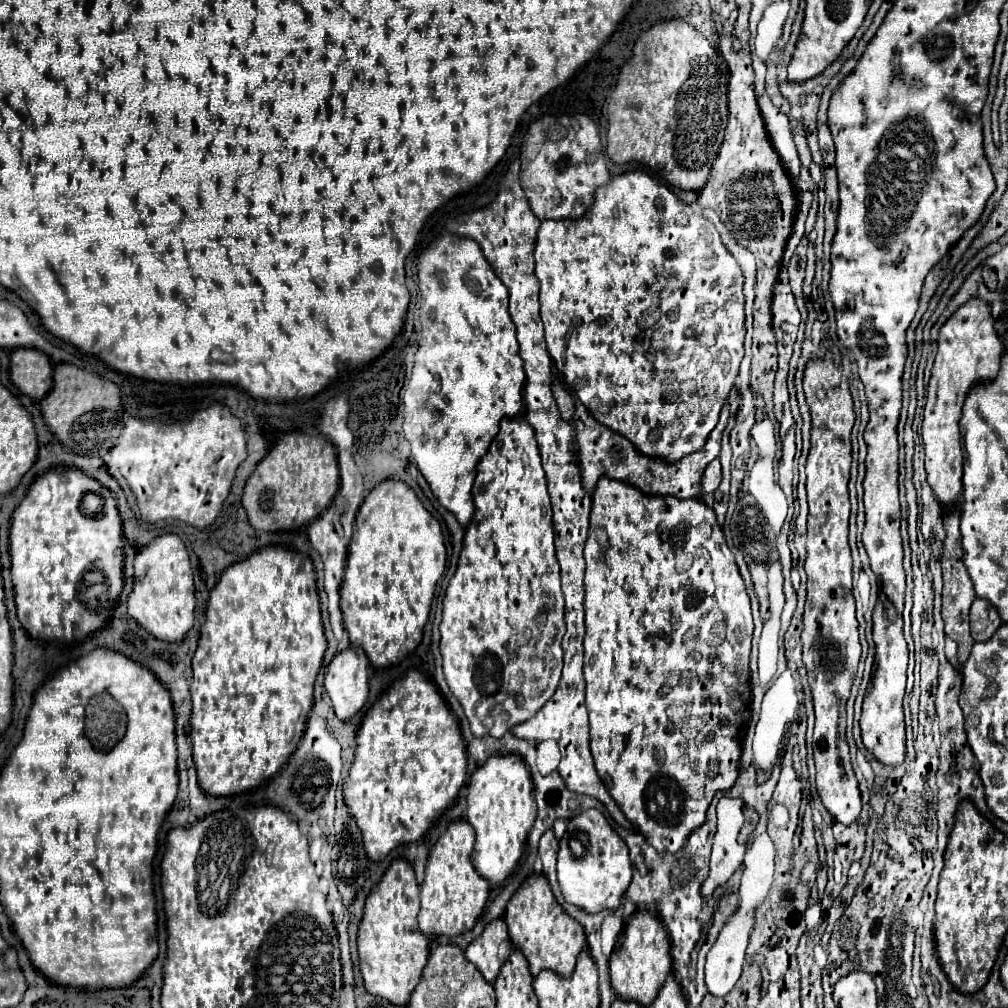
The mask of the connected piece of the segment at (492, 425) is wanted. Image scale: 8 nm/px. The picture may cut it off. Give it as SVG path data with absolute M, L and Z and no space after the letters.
M444 234L440 236L436 242L432 242L430 250L424 250L422 256L418 258L418 288L420 288L420 324L422 324L422 340L416 352L416 360L414 360L414 372L408 384L408 390L404 392L404 424L406 424L406 432L416 436L416 446L410 446L414 464L418 466L418 470L422 472L422 476L426 478L426 482L430 484L432 494L436 496L436 500L456 516L456 520L462 526L468 526L474 514L474 500L472 500L472 484L476 478L476 466L480 462L480 458L488 452L488 446L492 442L492 438L498 434L500 430L500 420L502 418L516 418L522 412L522 388L524 388L524 366L522 366L522 358L518 354L518 340L516 340L516 328L514 322L510 320L508 314L508 290L506 286L498 280L498 276L494 274L494 270L490 268L490 264L486 262L486 258L482 256L482 250L478 248L478 244L474 244L474 240L466 240L466 238L458 238L454 234Z

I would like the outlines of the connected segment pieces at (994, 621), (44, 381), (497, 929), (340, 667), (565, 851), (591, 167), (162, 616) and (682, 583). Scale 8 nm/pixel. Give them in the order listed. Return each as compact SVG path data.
M974 600L974 604L970 606L970 634L976 642L990 640L990 636L1000 628L1000 624L1002 620L988 600Z
M14 348L10 354L10 380L22 394L40 400L52 388L52 364L40 350Z
M502 918L492 920L484 932L466 948L466 958L480 970L486 982L494 982L502 964L510 956L512 944Z
M348 648L334 656L326 670L324 688L340 720L350 720L368 700L368 656Z
M586 810L568 822L568 830L560 840L558 850L558 884L568 904L574 904L590 914L602 910L618 910L622 896L632 880L632 862L626 842L612 830L608 820L598 810Z
M564 114L564 116L544 116L540 120L536 120L524 140L522 140L522 148L520 148L520 160L522 160L522 170L520 170L520 184L522 190L530 202L530 210L534 212L534 216L538 220L578 220L582 218L588 208L594 202L594 192L598 186L604 186L610 182L610 172L606 168L606 156L602 152L602 144L600 144L600 134L596 124L586 116L586 114Z
M176 534L158 536L152 544L138 550L134 570L134 590L128 598L130 616L158 640L182 642L188 630L194 626L196 608L192 566L184 542Z
M602 476L602 480L598 482L598 488L594 492L592 498L592 514L590 514L590 530L588 530L588 542L584 548L584 558L586 558L586 574L584 574L584 586L586 586L586 600L584 600L584 608L586 608L586 636L584 636L584 676L586 676L586 708L590 714L590 752L594 758L594 766L596 772L602 780L602 784L606 786L608 794L614 798L614 802L620 806L620 810L624 812L624 816L646 836L648 844L652 844L658 854L674 854L680 848L684 848L688 836L700 828L706 822L706 812L708 806L714 798L716 792L724 792L730 790L740 774L740 756L742 756L742 740L750 722L750 704L752 704L752 696L750 696L750 646L752 646L752 630L754 630L754 622L752 622L752 612L750 612L750 598L746 594L744 588L744 580L738 572L734 554L728 550L722 528L716 522L714 510L708 508L706 504L694 504L694 500L670 500L670 496L642 496L642 492L636 492L636 488L630 488L630 484L620 482L620 480L610 480L606 476Z

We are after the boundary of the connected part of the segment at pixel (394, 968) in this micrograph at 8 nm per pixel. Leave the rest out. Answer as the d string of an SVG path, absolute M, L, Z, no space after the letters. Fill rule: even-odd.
M396 860L392 862L392 866L388 868L388 872L382 876L382 880L378 882L378 886L370 892L368 900L366 900L366 908L364 908L364 916L360 922L360 930L358 930L358 952L360 952L360 970L364 976L364 986L370 994L374 996L382 996L386 1000L390 1000L396 1006L406 1006L414 988L418 986L420 978L422 978L422 970L428 962L428 938L418 930L418 908L420 908L420 888L416 882L416 876L412 872L412 868L408 866L406 860Z

